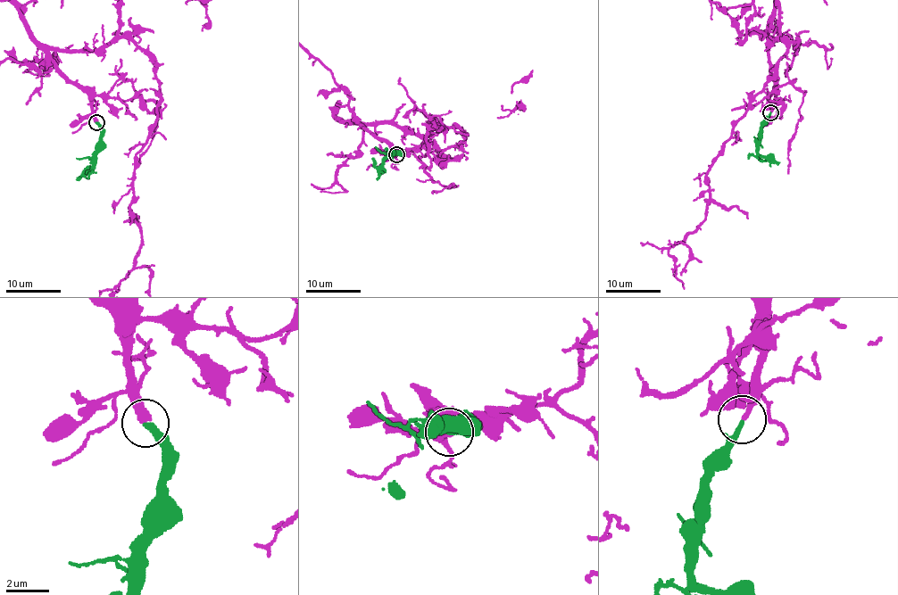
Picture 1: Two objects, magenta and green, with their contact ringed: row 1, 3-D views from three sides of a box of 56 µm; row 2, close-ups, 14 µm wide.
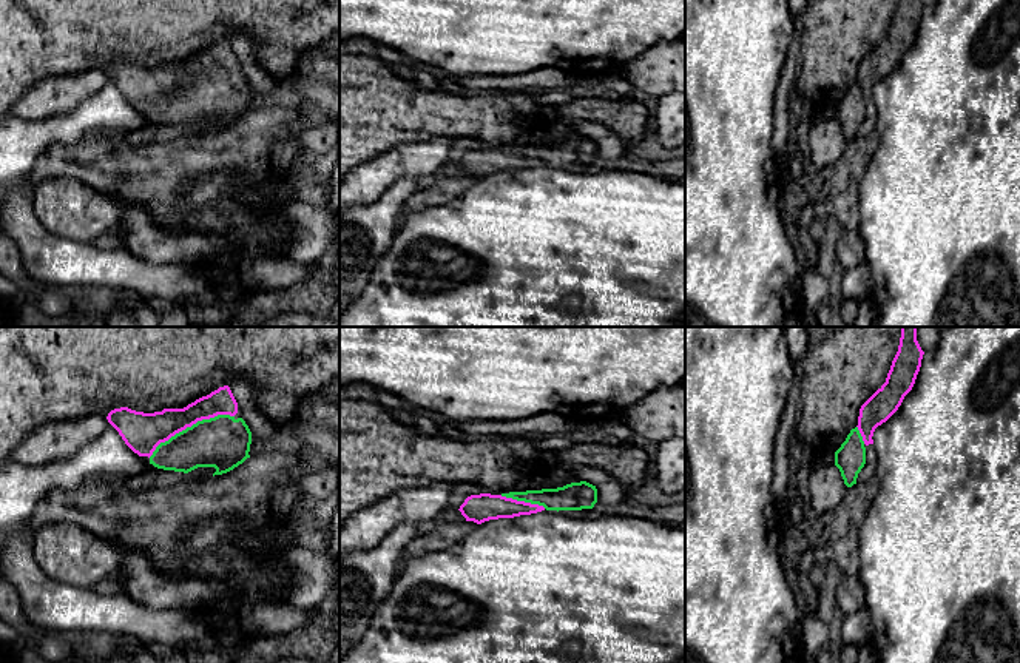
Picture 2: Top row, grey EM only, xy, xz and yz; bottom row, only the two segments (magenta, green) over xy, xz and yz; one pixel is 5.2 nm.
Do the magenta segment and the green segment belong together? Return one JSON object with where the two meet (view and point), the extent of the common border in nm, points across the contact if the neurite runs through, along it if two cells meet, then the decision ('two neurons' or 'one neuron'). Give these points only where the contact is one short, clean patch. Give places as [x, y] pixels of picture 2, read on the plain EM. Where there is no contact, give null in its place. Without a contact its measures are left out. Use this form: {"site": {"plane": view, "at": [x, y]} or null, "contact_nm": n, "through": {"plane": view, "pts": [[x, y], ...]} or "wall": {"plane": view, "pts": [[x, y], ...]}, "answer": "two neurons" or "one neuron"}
{"site": {"plane": "xy", "at": [190, 80]}, "contact_nm": 500, "through": {"plane": "xy", "pts": [[144, 87], [181, 87], [190, 80], [199, 90], [222, 97]]}, "answer": "one neuron"}

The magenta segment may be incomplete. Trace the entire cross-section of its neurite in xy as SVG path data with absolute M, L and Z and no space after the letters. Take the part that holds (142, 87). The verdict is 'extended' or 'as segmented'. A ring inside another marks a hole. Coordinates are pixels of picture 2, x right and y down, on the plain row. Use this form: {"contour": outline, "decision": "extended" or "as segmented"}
{"contour": "M224 40L184 63L144 68L120 62L106 74L125 99L139 111L148 111L154 122L184 128L214 122L214 131L250 113L252 86L236 68L238 57Z", "decision": "extended"}

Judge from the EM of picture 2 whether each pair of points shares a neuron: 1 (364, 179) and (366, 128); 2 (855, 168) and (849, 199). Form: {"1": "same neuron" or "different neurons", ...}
{"1": "different neurons", "2": "same neuron"}

